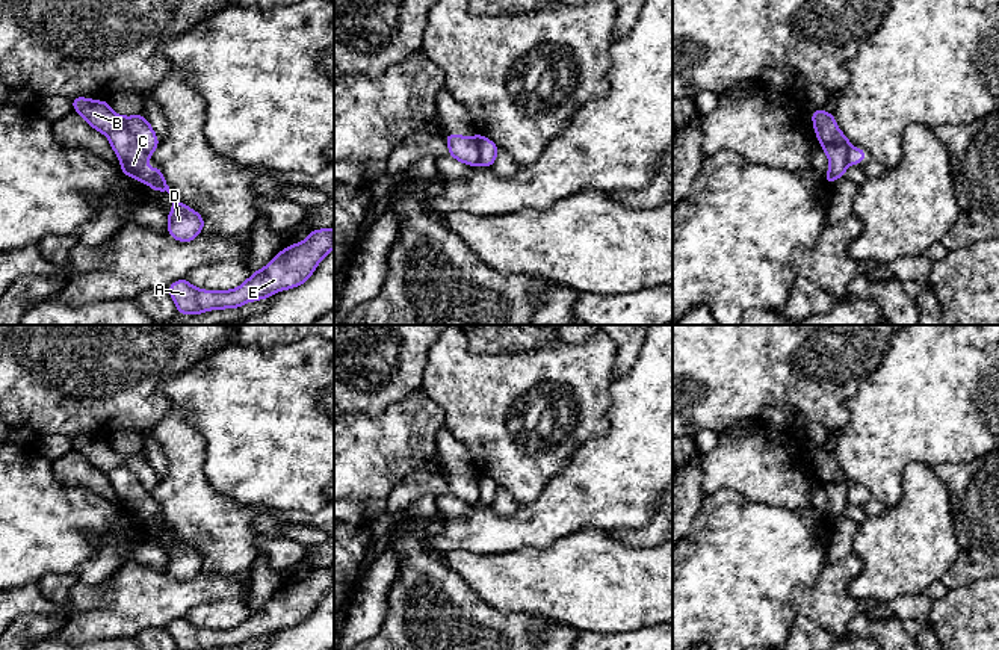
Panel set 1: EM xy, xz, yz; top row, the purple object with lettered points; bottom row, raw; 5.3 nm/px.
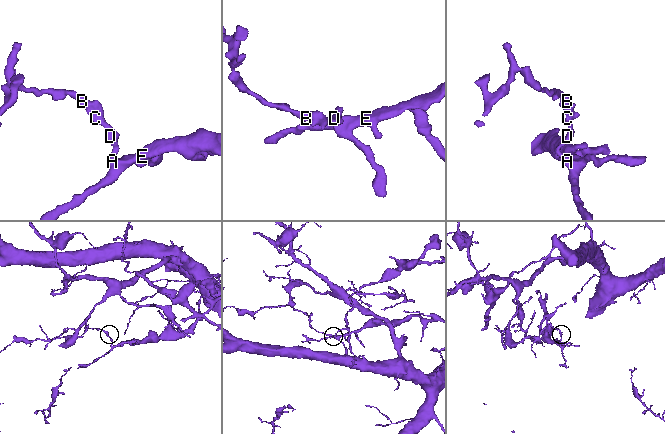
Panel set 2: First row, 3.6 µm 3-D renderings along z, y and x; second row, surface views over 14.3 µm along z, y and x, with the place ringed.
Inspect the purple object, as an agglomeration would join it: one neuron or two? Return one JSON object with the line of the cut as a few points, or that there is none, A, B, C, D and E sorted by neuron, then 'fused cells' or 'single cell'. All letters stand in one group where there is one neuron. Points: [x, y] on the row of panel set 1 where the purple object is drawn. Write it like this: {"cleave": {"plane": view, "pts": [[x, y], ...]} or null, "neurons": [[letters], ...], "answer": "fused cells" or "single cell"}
{"cleave": {"plane": "xy", "pts": [[108, 133], [126, 127], [150, 154]]}, "neurons": [["A", "C", "D", "E"], ["B"]], "answer": "fused cells"}

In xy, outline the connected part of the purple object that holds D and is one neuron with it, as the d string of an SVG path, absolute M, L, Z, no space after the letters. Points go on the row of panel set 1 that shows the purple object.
M121 127L110 132L107 138L121 162L122 174L147 183L156 192L166 190L174 198L172 212L168 213L168 233L178 242L192 242L203 231L203 216L177 200L159 166L147 168L150 154L133 133Z

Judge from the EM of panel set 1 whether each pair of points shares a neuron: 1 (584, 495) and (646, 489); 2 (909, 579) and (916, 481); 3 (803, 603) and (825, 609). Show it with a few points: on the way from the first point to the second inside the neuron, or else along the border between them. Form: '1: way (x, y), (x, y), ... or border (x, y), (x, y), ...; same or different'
1: way (599, 489), (630, 489); same
2: way (909, 555), (909, 547), (916, 538), (916, 505); same
3: way (809, 603), (819, 603); same

